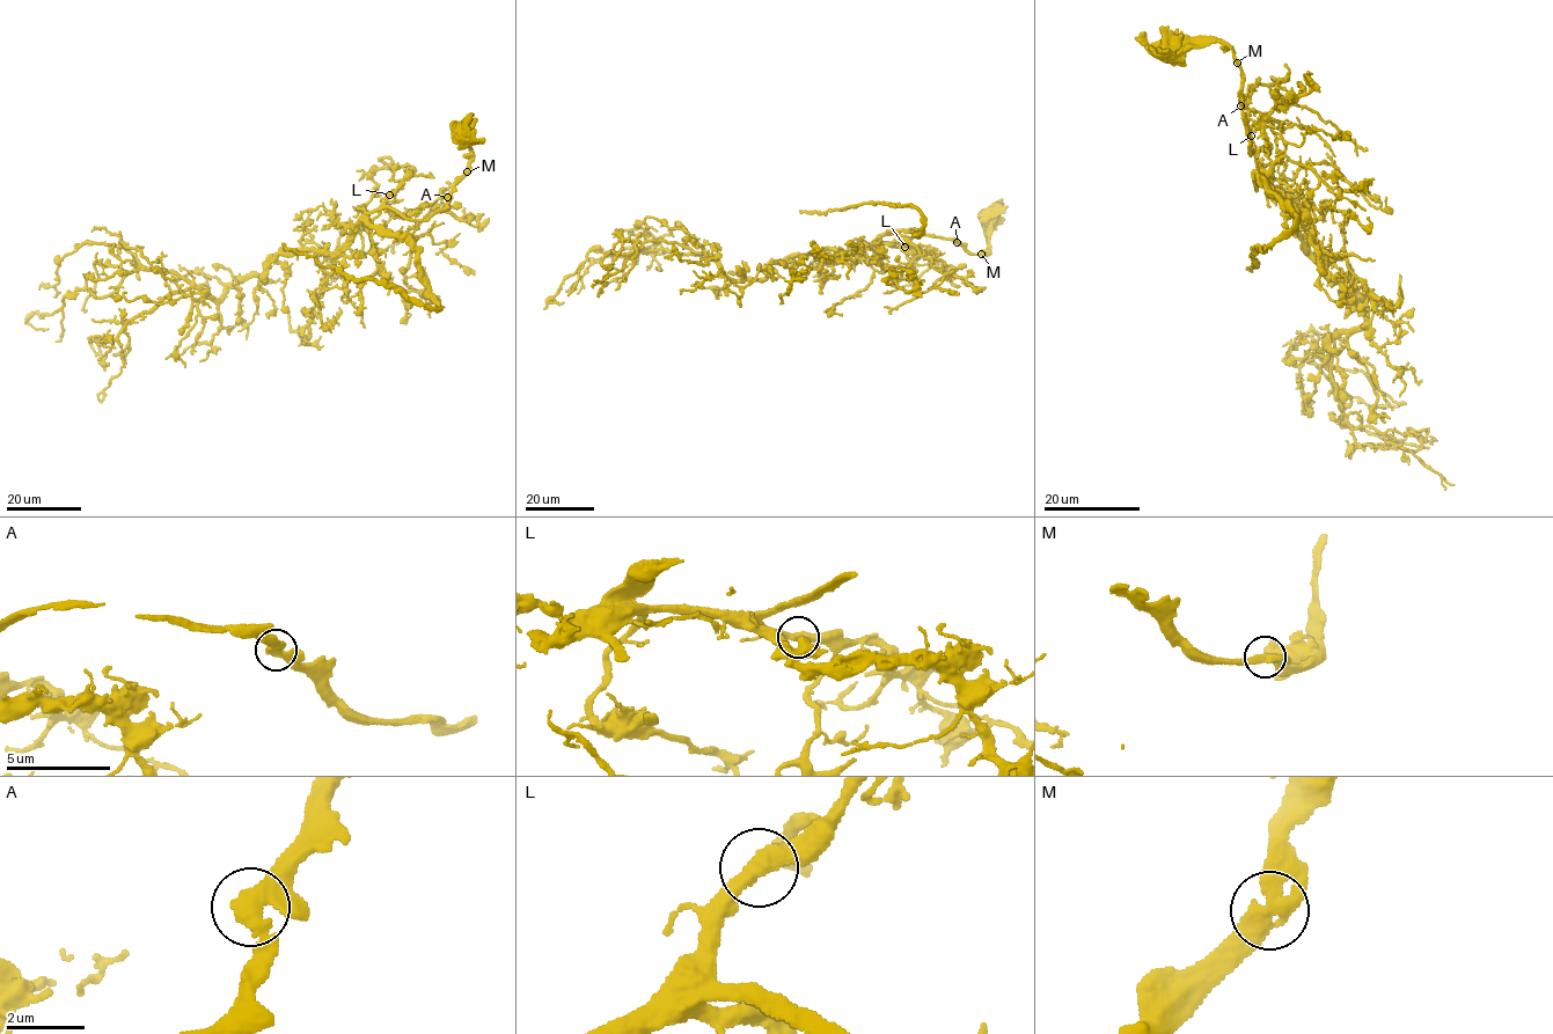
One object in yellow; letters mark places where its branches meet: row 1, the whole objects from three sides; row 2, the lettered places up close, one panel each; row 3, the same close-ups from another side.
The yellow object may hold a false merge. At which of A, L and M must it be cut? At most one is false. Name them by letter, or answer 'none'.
none

